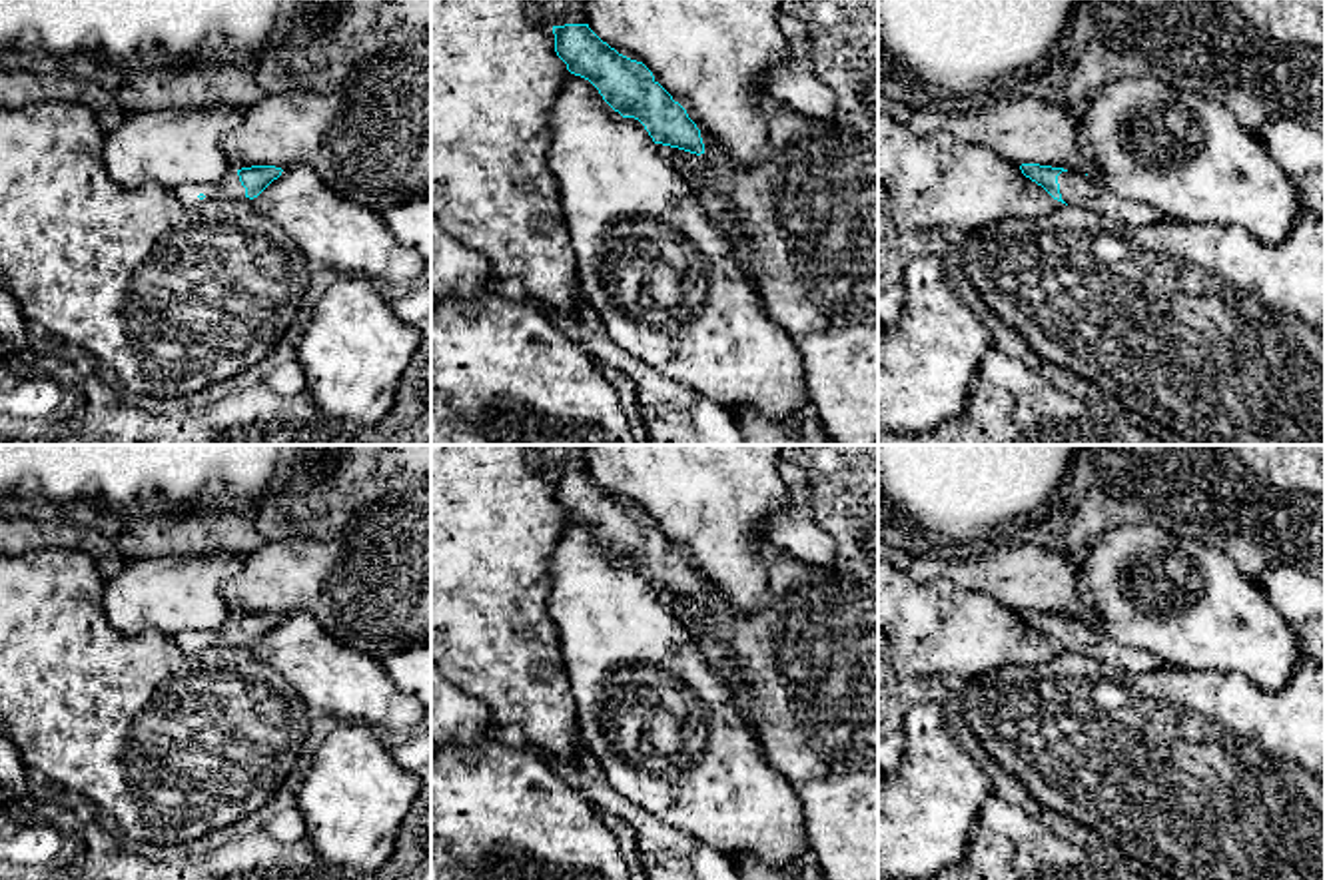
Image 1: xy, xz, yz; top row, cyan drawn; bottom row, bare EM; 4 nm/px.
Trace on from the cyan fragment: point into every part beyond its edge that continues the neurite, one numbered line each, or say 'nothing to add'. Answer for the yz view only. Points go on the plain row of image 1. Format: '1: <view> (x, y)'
1: yz (1076, 635)

